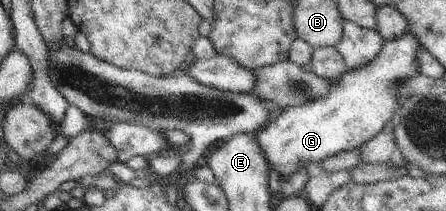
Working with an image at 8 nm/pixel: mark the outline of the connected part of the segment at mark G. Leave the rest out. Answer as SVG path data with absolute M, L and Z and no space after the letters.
M407 30L399 40L385 40L381 52L369 64L343 72L341 78L335 84L331 84L331 92L327 92L327 96L321 96L317 100L309 100L303 106L289 106L275 122L269 123L265 130L257 132L257 144L261 146L265 158L267 158L269 170L278 170L279 177L283 180L289 180L295 172L308 169L312 163L317 165L323 160L339 154L339 152L361 148L365 143L371 141L387 126L387 122L395 117L402 98L397 92L397 82L409 80L411 76L421 74L419 66L417 66L417 52L419 50L425 50L425 46L413 36L411 30Z

